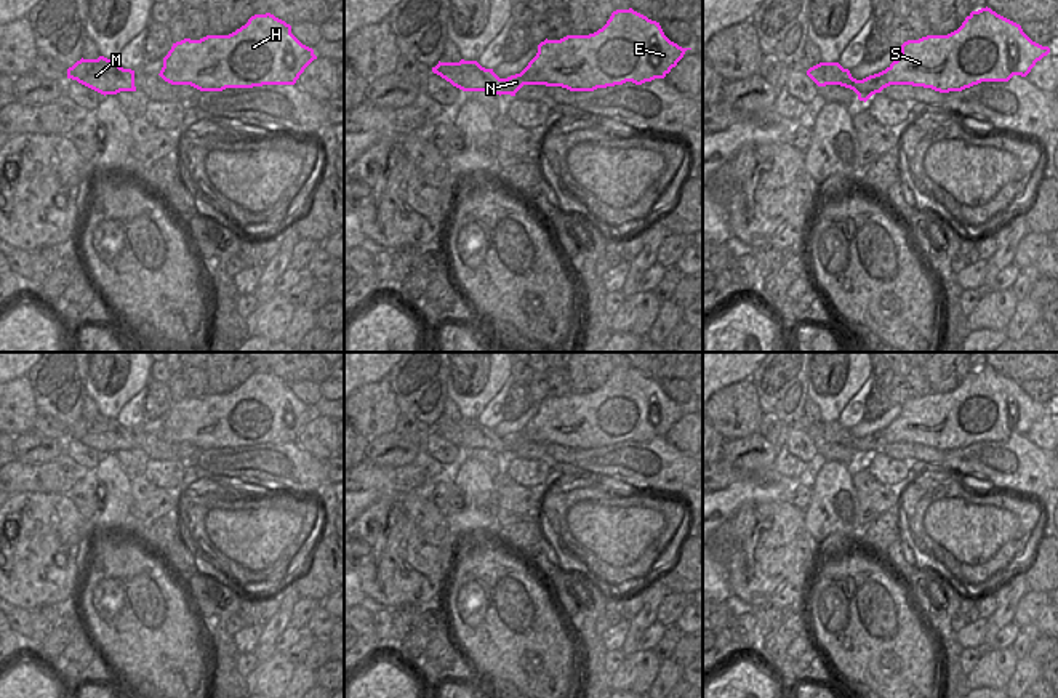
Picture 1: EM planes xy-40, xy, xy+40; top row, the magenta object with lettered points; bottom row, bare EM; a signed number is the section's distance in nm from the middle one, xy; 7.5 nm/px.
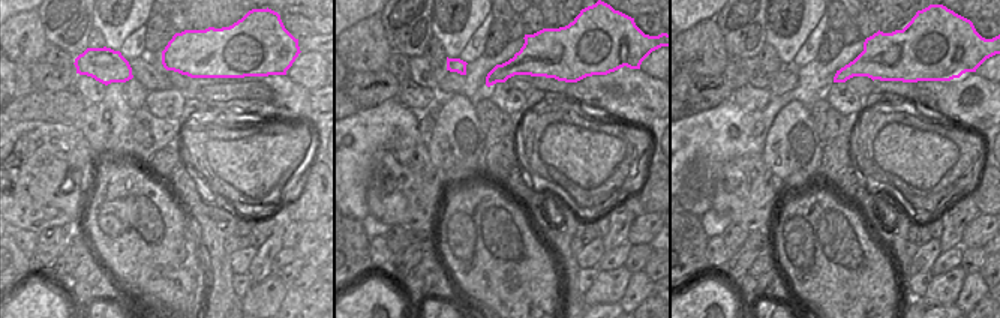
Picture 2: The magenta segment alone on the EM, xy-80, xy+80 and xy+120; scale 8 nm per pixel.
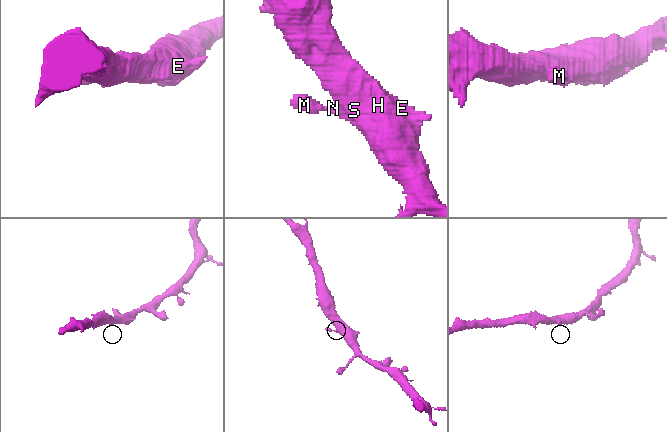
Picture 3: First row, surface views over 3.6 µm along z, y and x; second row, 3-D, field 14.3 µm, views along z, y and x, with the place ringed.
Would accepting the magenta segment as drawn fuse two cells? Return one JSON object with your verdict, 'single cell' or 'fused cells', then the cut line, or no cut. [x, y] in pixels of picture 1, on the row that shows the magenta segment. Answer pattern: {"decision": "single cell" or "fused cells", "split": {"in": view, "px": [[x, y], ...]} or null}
{"decision": "single cell", "split": null}

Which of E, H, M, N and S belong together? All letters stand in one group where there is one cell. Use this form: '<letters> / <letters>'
E H M N S

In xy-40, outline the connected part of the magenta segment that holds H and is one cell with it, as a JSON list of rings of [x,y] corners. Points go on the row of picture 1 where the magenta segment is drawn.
[[[271,13],[254,14],[229,35],[184,38],[163,58],[160,77],[200,91],[295,85],[317,56]]]

